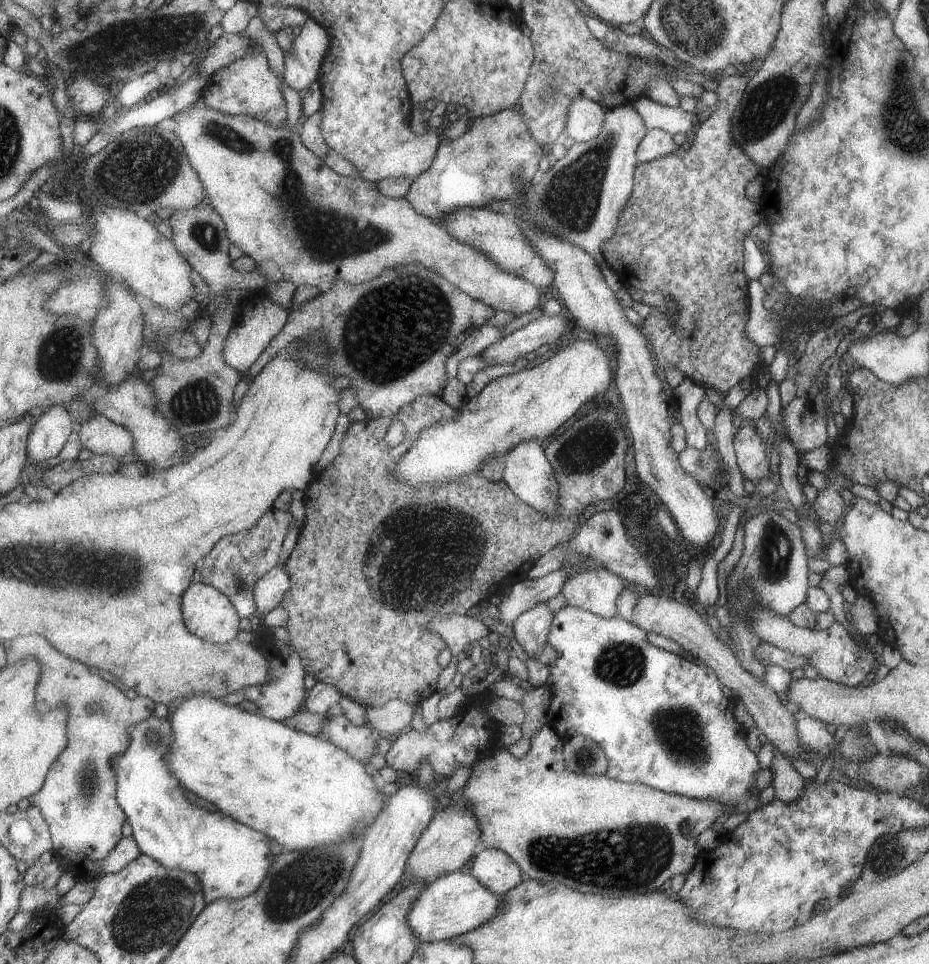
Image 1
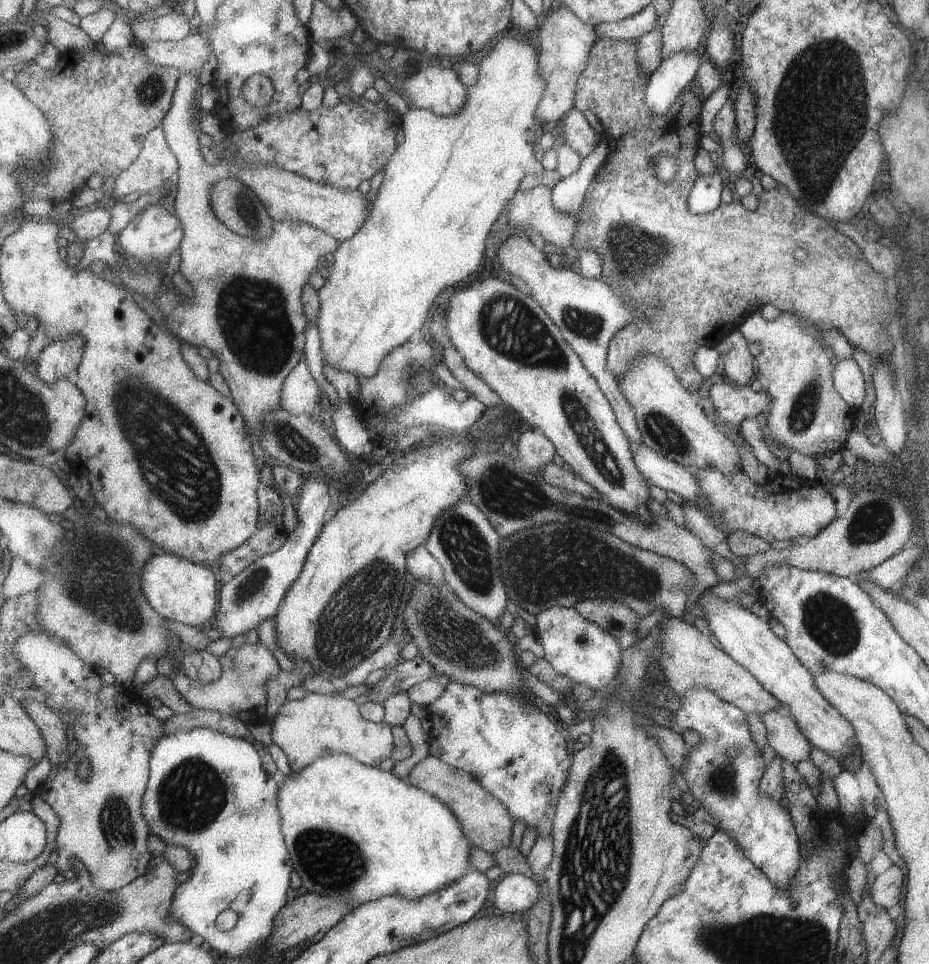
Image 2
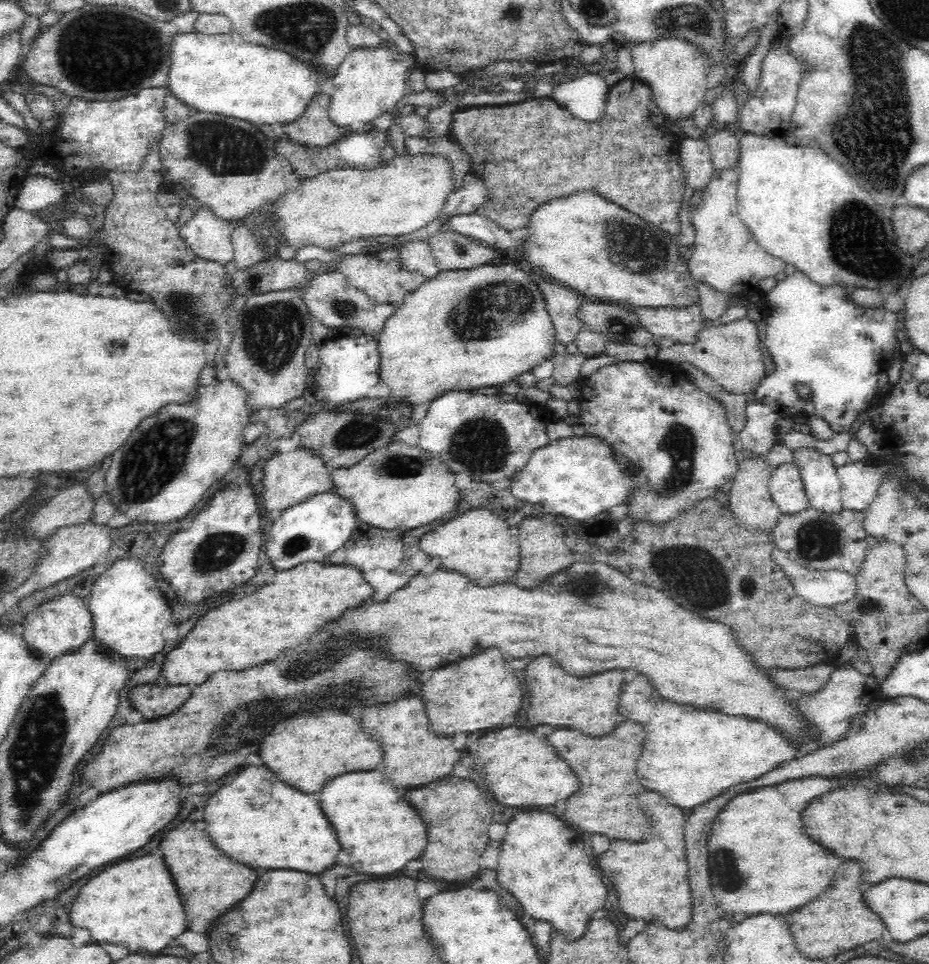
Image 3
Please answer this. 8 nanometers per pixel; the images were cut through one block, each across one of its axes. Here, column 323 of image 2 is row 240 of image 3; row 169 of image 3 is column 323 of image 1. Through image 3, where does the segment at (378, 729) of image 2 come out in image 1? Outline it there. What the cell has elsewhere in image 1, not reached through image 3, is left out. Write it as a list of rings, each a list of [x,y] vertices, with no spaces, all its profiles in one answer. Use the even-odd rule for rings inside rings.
[[[329,716],[329,722],[321,736],[367,764],[367,760],[377,752],[377,738],[381,738],[383,734],[369,724],[355,726],[347,716]]]

